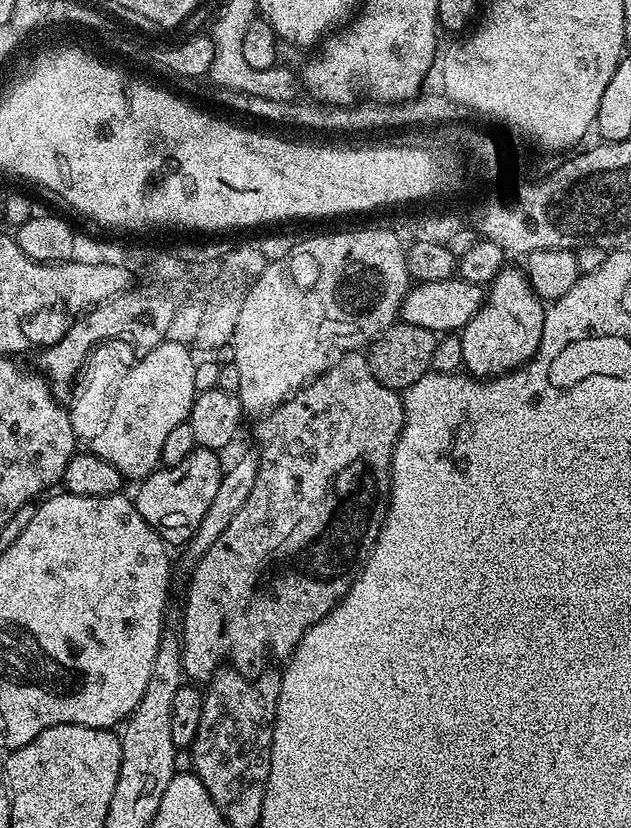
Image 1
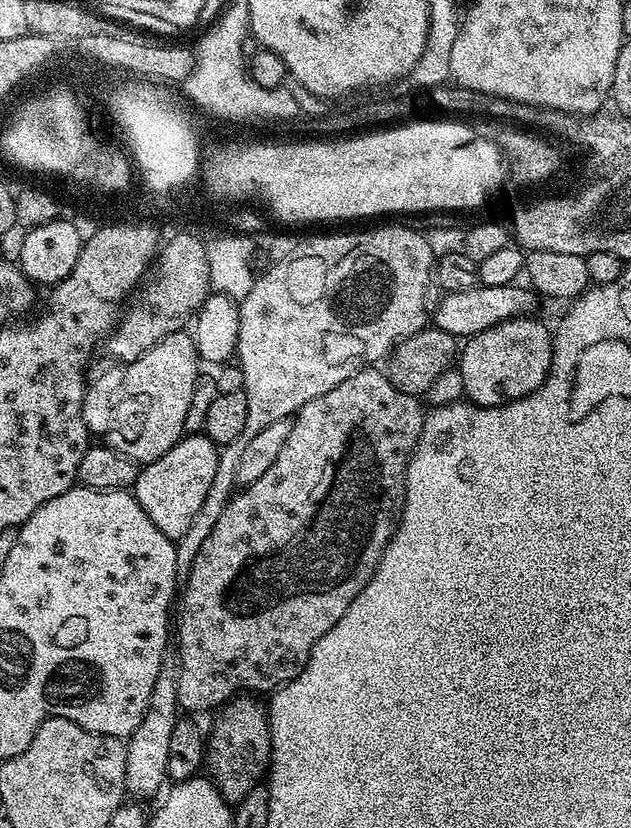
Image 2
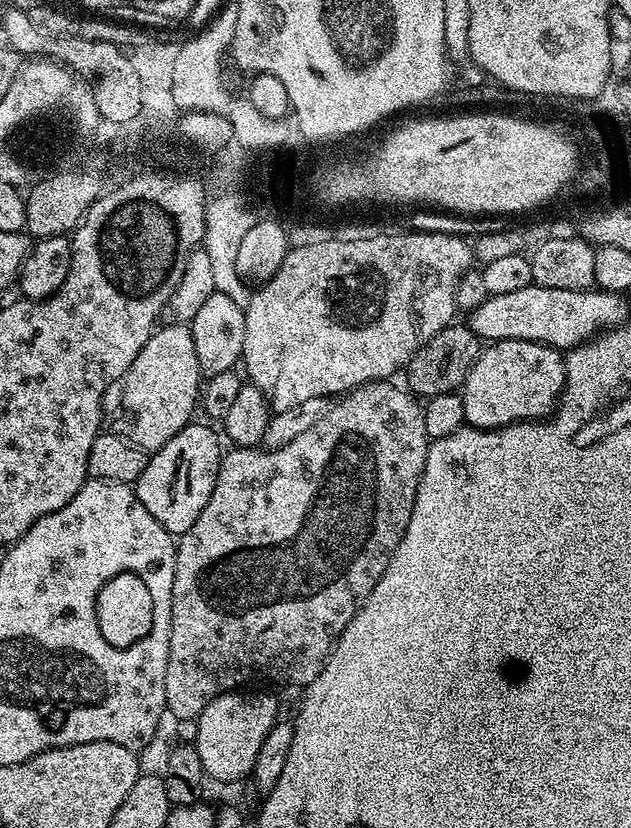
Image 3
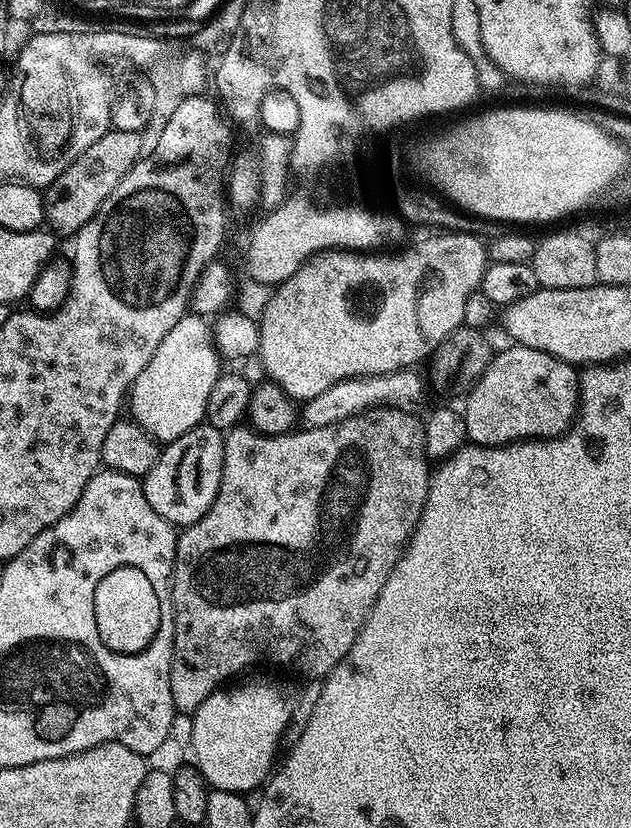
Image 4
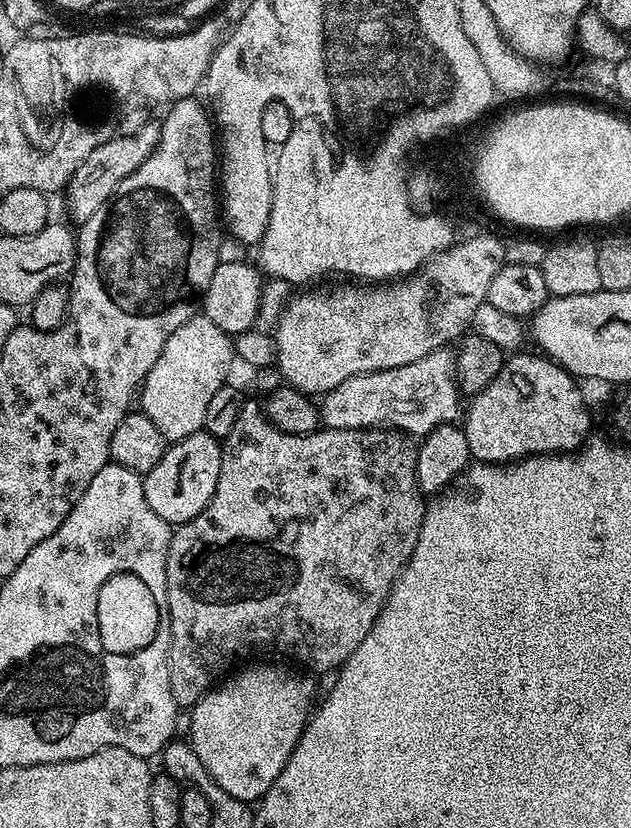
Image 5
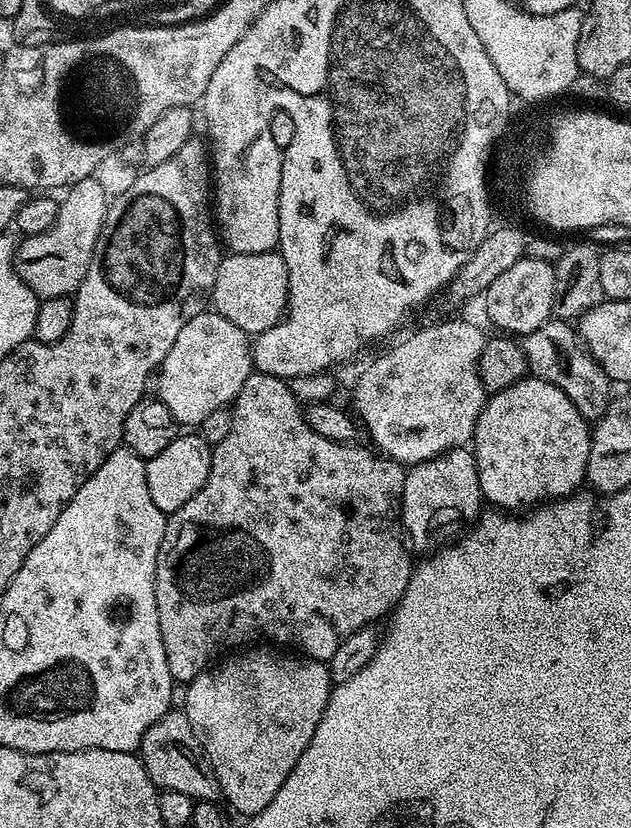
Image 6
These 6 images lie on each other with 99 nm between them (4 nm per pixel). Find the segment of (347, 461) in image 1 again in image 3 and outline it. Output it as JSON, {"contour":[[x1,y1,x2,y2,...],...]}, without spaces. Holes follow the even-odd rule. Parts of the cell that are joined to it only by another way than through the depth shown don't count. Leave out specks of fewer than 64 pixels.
{"contour":[[373,380,370,384,361,384,359,388,343,393,325,412,324,417,314,426,310,426,310,430,306,430,306,434,298,434,298,438,294,438,294,442,286,442,286,446,271,450,261,450,259,447,247,449,243,453,244,468,221,467,214,490,210,494,210,502,206,502,206,506,202,510,202,514,198,514,194,526,190,526,190,530,186,530,179,537,176,546,172,613,170,614,170,654,166,662,166,712,169,717,173,716,176,720,195,721,202,714,202,710,206,705,214,698,218,698,223,692,235,692,241,686,251,685,248,684,251,680,273,680,276,684,285,684,288,688,303,690,314,682,314,678,318,678,318,674,324,668,324,663,328,660,328,655,332,652,336,639,343,634,348,623,354,618,356,611,366,602,370,590,374,590,374,586,378,586,378,578,382,578,394,550,398,550,398,542,402,542,402,538,406,534,406,526,410,526,410,514,414,510,414,498,418,494,418,482,422,478,422,470,426,466,426,454,428,453,430,437,426,434,426,422,424,421,424,410,421,401,407,387,401,386,399,388,398,385,392,383,396,382]]}

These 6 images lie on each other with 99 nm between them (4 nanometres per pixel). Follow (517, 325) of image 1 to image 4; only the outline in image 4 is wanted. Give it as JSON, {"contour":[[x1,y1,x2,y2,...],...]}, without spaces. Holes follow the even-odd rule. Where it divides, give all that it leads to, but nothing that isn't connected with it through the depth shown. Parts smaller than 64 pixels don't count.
{"contour":[[513,343,505,352,497,351,482,378,467,393,468,400,462,407,468,440,481,444,483,448,501,448,507,444,518,444,526,440,555,440,572,427,580,407,581,373,565,360,554,358,542,350,527,348]]}

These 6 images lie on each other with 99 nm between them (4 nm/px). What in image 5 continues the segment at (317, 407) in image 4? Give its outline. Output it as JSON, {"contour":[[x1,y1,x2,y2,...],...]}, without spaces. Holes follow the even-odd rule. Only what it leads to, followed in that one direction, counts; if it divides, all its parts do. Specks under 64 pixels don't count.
{"contour":[[447,347,439,348,426,354,426,358,418,358,418,362,410,362,406,366,394,366,390,370,378,370,346,378,346,382,334,386,334,390,323,393,322,403,319,405,323,427,383,428,407,434,412,438,423,438,440,424,459,421,462,416,462,393,456,386,457,357,448,351]]}

